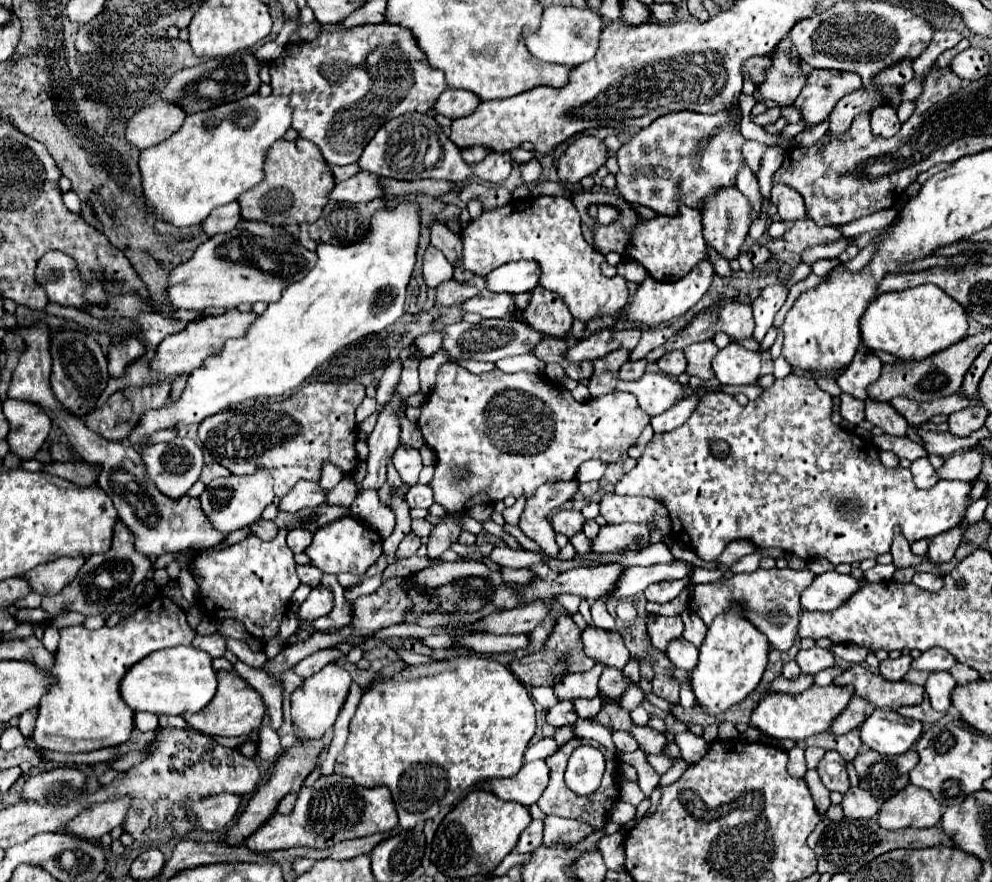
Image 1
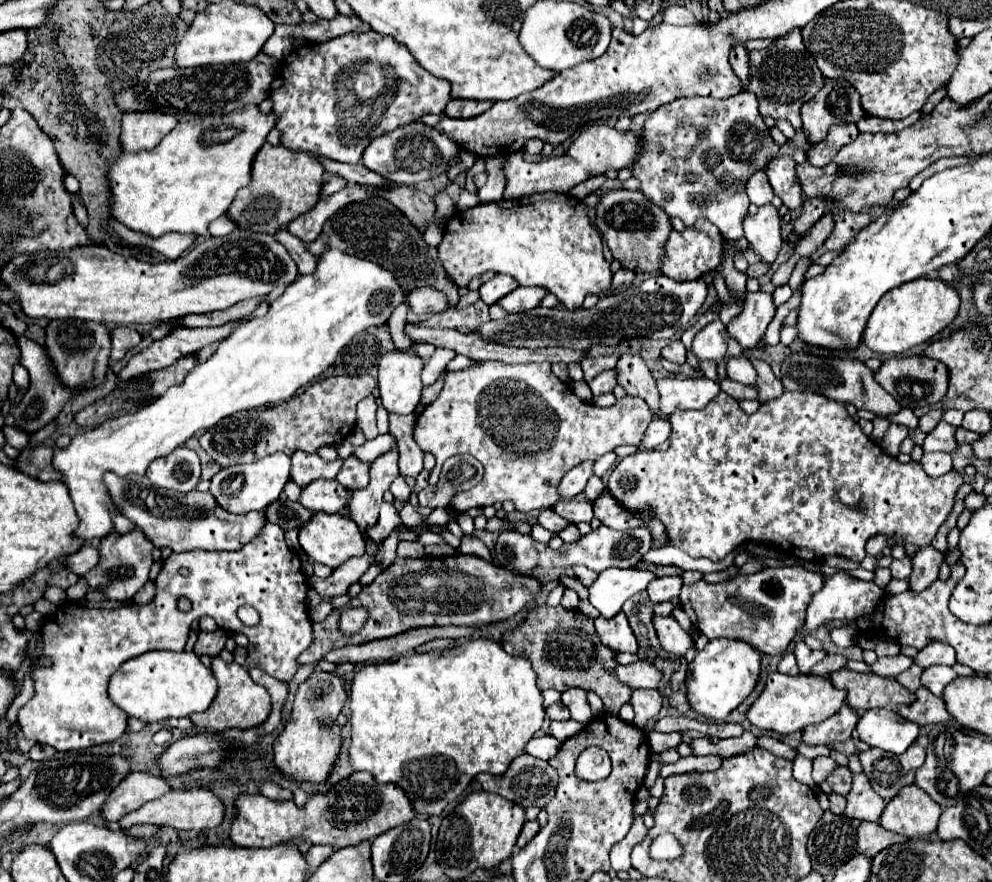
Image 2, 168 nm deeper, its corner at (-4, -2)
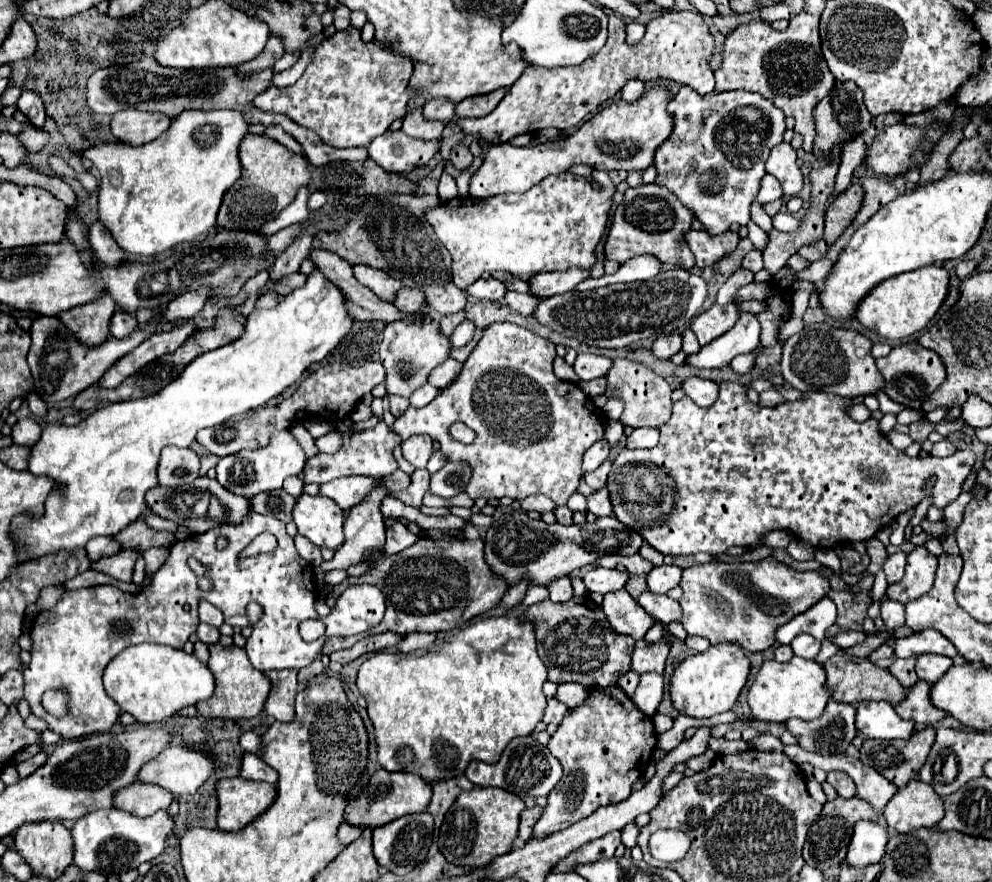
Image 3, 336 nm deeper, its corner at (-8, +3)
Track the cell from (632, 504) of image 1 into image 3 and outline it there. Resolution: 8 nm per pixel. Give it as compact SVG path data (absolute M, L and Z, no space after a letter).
M606 488L592 492L586 498L586 502L588 502L588 512L592 512L596 516L612 516L612 504L610 504Z

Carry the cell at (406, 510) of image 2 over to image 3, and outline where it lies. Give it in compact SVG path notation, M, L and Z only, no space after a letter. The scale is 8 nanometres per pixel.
M416 469L411 475L411 479L412 482L406 490L396 492L391 496L396 496L402 502L408 502L413 507L420 508L422 506L422 497L429 488L430 473L427 469Z

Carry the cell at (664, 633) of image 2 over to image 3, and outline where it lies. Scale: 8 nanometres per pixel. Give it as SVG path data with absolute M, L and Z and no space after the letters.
M642 592L638 596L638 604L662 624L670 624L674 620L680 622L680 618L682 618L680 604L672 598L668 598L666 594L660 596L660 594L652 594L652 592Z

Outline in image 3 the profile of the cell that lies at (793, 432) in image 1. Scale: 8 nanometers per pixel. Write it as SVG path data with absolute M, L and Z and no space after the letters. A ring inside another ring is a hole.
M720 382L720 396L718 400L710 406L710 408L698 408L688 396L684 396L682 400L672 404L672 416L670 420L660 426L660 442L658 446L650 448L650 450L622 450L618 454L618 458L612 462L612 470L608 474L608 492L610 492L610 502L614 508L614 516L626 524L628 528L636 530L652 548L656 548L662 554L672 554L672 556L680 556L680 554L696 554L696 552L708 552L714 556L724 554L730 546L744 546L744 548L760 548L764 542L764 536L772 530L788 530L792 536L810 542L816 548L832 548L832 544L842 544L842 542L860 542L860 540L870 540L882 526L888 526L896 520L898 514L906 512L908 508L916 506L924 496L932 494L932 504L938 508L944 508L948 502L952 502L964 486L964 480L968 478L968 474L972 472L974 466L974 452L972 450L956 450L952 456L946 458L936 458L936 456L926 456L926 458L910 458L906 456L906 452L896 450L888 438L880 432L878 428L878 420L868 418L866 422L854 422L848 414L846 408L850 406L850 398L840 398L840 396L832 396L832 394L824 394L824 392L806 392L800 400L796 402L784 402L778 404L774 408L766 408L760 404L752 404L746 396L746 386L738 384L738 382ZM936 474L936 482L934 486L930 486L928 490L924 490L924 484L928 480L928 476ZM656 504L674 504L672 512L656 522Z

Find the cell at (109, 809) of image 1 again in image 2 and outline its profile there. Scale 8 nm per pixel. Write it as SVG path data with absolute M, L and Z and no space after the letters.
M134 771L128 773L118 787L112 789L108 795L104 807L100 809L100 817L104 821L120 821L126 813L136 811L144 803L164 795L170 791L170 785L166 779L146 773L146 771Z

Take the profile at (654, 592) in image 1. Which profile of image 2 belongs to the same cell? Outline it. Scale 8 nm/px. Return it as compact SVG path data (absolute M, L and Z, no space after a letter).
M658 577L656 583L648 585L648 597L652 603L670 601L680 595L682 577Z

